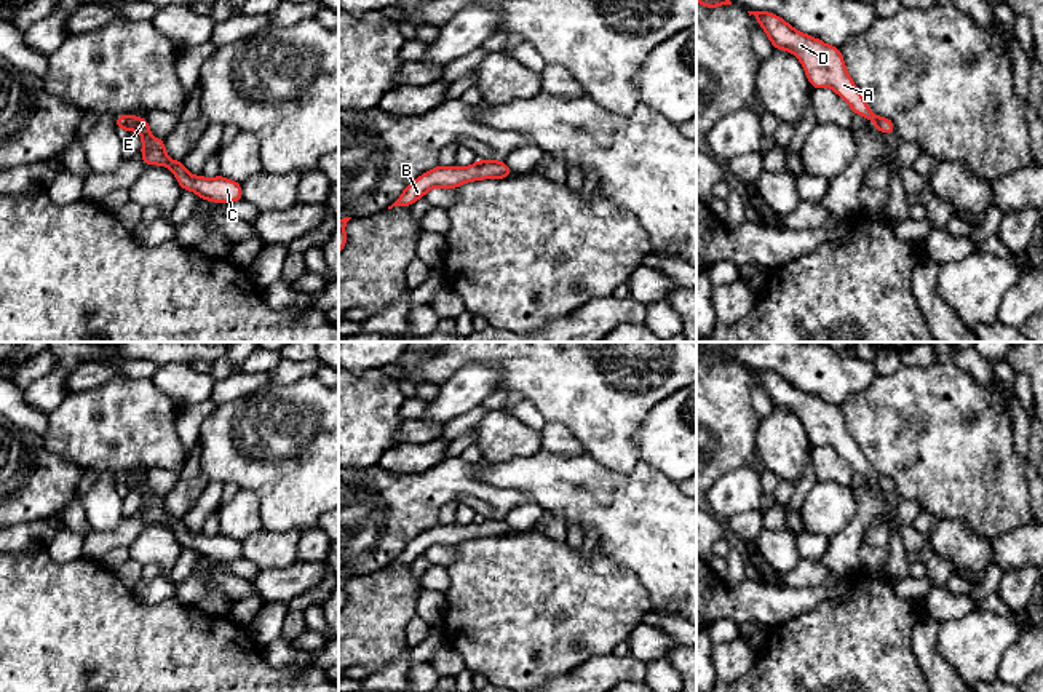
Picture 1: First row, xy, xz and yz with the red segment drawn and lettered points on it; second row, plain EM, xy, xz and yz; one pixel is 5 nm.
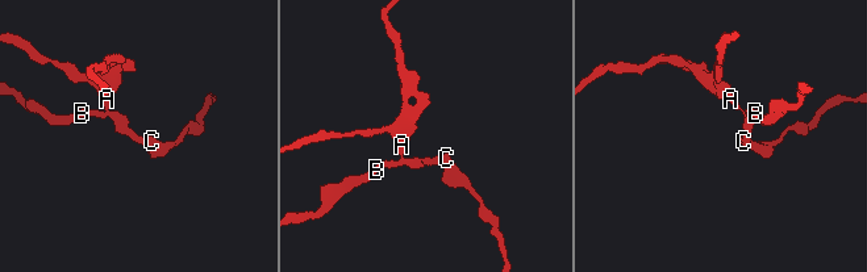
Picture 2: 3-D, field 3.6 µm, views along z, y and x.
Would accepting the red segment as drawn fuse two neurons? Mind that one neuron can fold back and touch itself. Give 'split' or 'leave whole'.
split

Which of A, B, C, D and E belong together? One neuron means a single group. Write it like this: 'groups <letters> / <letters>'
groups A D / B C E

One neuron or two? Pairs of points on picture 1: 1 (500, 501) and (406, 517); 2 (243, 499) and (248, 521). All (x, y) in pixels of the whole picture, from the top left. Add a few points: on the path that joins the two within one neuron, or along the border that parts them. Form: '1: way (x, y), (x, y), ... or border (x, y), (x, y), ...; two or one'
1: way (476, 488), (436, 486), (430, 493); one
2: way (243, 504), (243, 517); one

